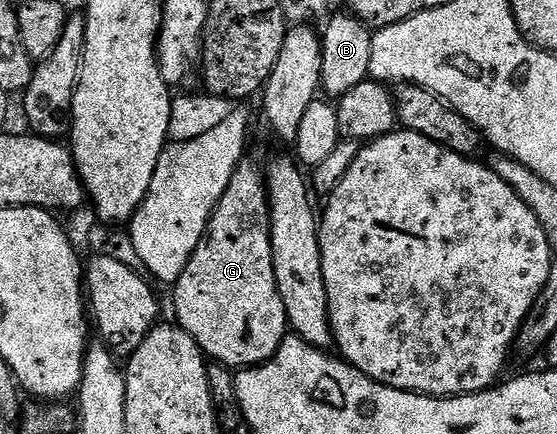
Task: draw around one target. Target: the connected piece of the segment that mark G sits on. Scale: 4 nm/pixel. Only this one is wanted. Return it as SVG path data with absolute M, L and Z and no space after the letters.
M243 161L236 169L236 173L232 173L232 181L228 181L228 189L224 189L224 197L220 197L220 201L210 218L210 223L206 226L206 232L200 241L200 245L196 245L184 273L177 283L173 284L172 291L174 291L174 311L178 314L178 319L176 318L177 326L183 327L198 343L198 348L202 351L203 356L209 357L213 362L222 363L225 367L231 369L245 369L256 367L259 363L267 363L278 351L278 346L282 344L283 339L288 334L288 324L284 301L280 301L280 293L276 289L276 273L272 269L270 203L266 199L266 176L261 166L258 168L256 164L250 163L250 161Z

